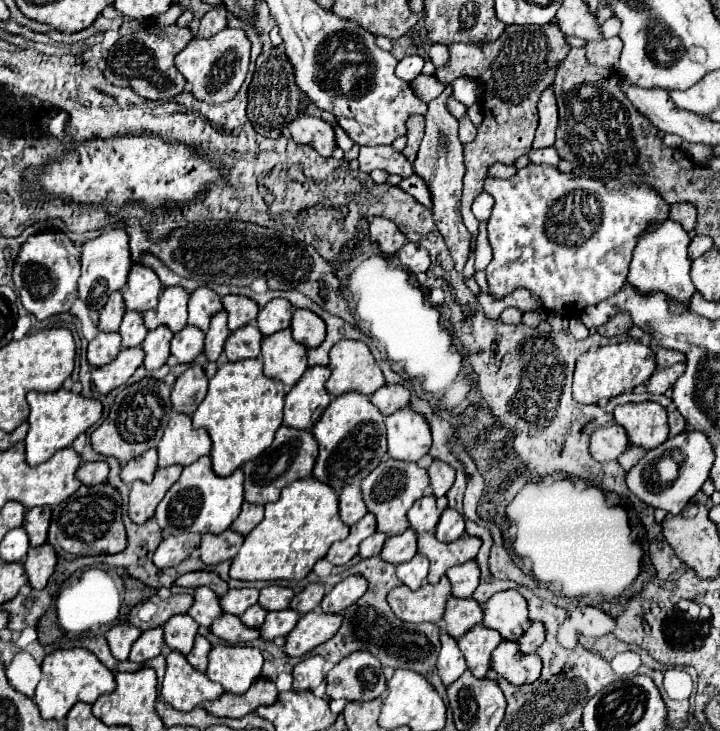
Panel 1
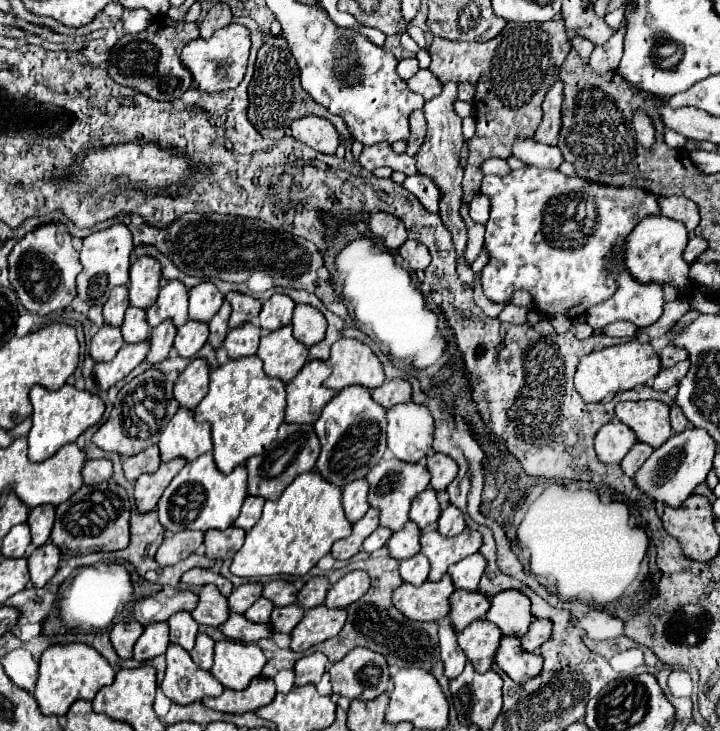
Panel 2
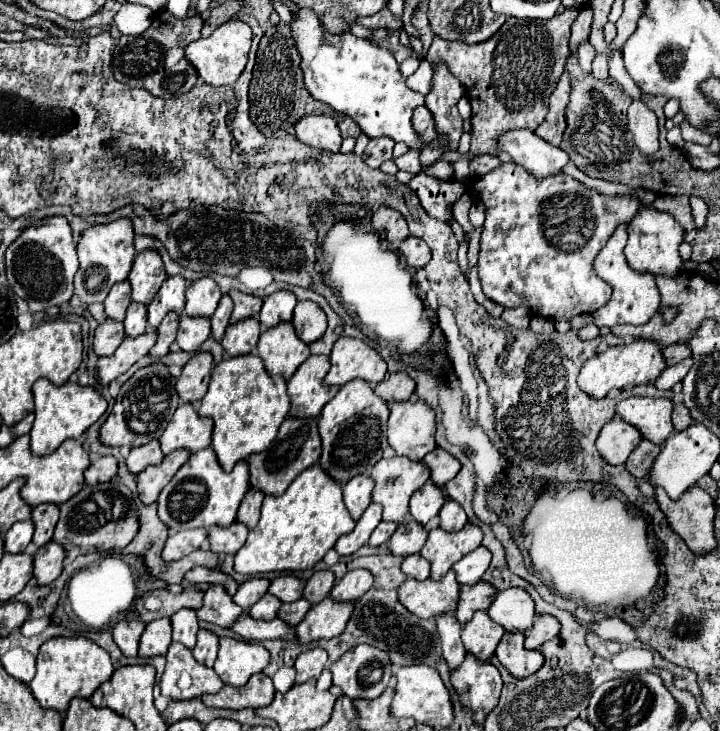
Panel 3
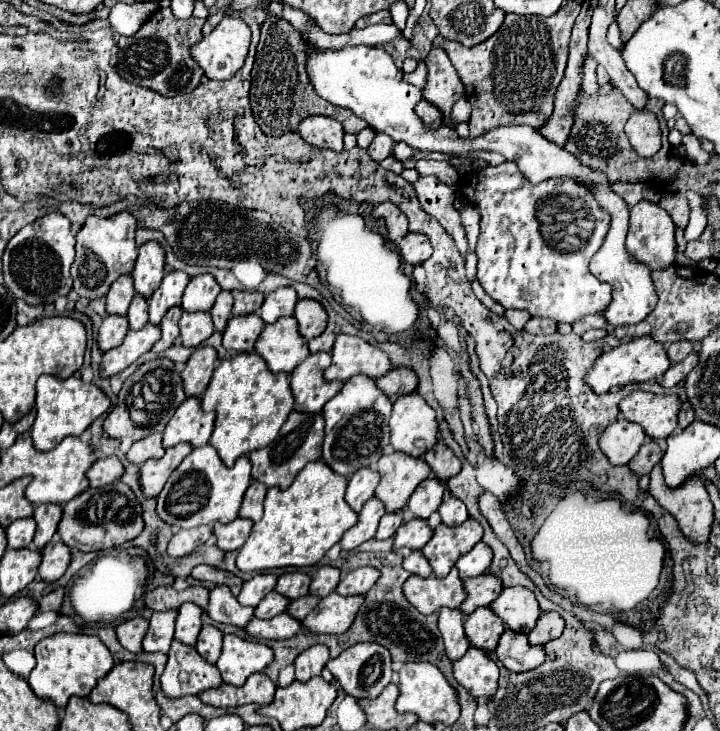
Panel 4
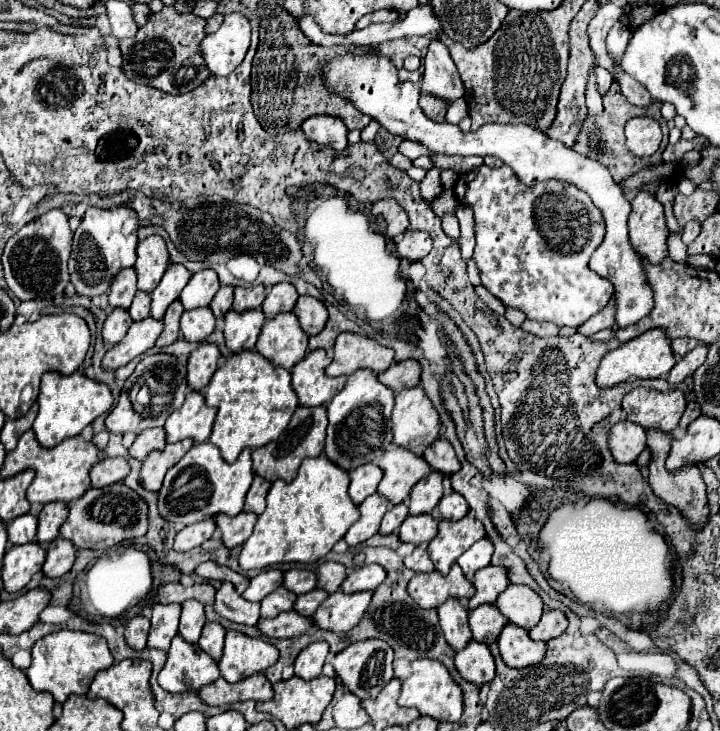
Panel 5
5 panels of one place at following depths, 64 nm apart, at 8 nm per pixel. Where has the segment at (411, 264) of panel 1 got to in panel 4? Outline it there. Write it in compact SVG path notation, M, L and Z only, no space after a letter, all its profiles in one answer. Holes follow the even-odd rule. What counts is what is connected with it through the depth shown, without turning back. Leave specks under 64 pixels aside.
M408 232L400 242L398 242L398 250L400 256L408 262L408 264L422 264L430 254L432 254L432 244L428 240L428 236L422 234L414 234Z

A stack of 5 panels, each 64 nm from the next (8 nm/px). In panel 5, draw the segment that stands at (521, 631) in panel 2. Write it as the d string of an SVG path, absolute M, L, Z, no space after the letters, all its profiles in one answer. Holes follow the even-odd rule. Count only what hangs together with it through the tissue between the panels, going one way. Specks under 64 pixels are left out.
M510 584L496 600L498 610L512 622L526 630L534 628L544 612L542 598L530 586Z

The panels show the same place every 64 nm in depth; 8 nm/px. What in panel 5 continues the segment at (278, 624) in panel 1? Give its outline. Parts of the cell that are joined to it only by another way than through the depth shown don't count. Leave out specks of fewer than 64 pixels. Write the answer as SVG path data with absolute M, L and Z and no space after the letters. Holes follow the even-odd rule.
M314 588L312 592L306 592L304 596L298 596L296 604L294 604L294 610L300 612L302 616L312 616L318 606L322 604L322 600L328 598L328 592L324 588Z

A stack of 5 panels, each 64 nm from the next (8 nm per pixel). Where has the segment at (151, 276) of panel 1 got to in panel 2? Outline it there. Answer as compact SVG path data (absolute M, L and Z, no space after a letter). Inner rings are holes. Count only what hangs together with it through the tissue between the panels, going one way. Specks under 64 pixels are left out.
M138 256L130 266L130 282L128 282L130 304L144 310L152 306L156 302L160 282L162 282L160 262L152 256Z

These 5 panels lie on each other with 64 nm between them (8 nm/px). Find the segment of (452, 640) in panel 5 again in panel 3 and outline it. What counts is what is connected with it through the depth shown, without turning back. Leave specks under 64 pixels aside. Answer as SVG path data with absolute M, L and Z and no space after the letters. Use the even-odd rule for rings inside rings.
M440 614L436 618L440 640L442 640L442 656L448 662L450 670L458 668L466 656L462 644L462 624L456 620L454 614Z

